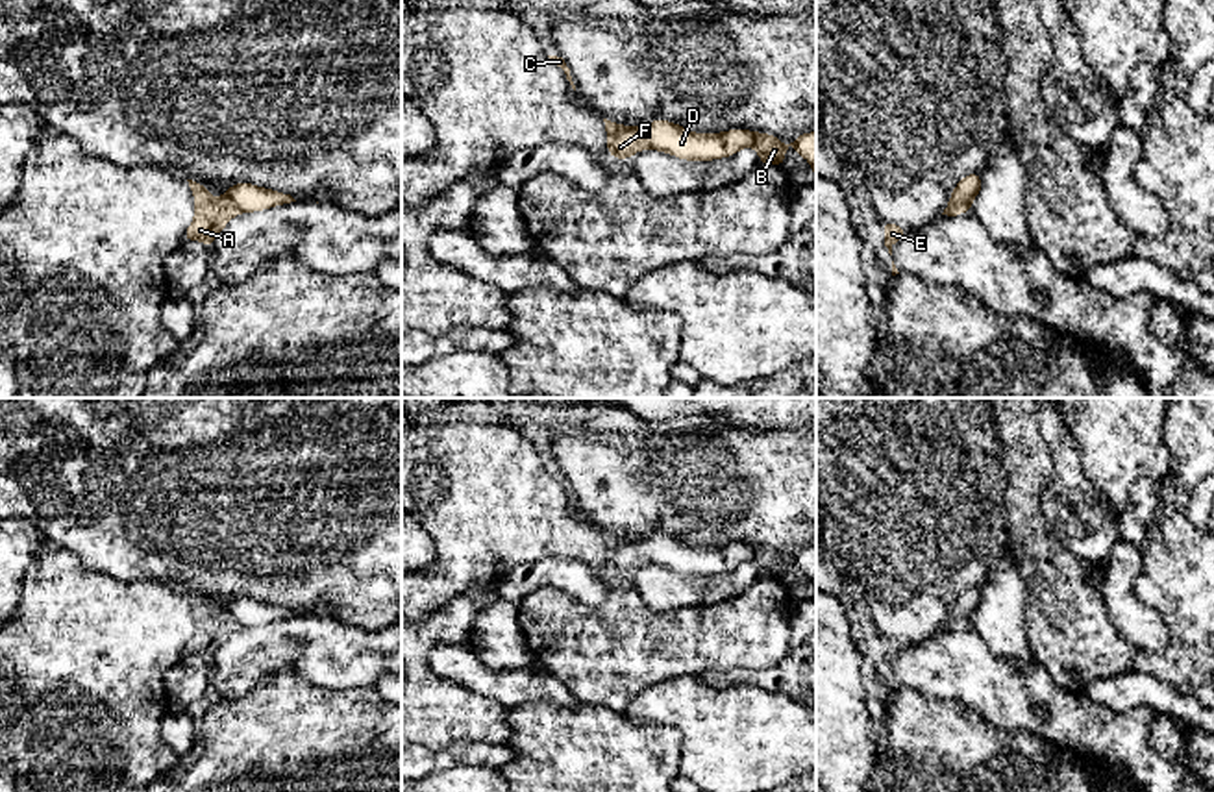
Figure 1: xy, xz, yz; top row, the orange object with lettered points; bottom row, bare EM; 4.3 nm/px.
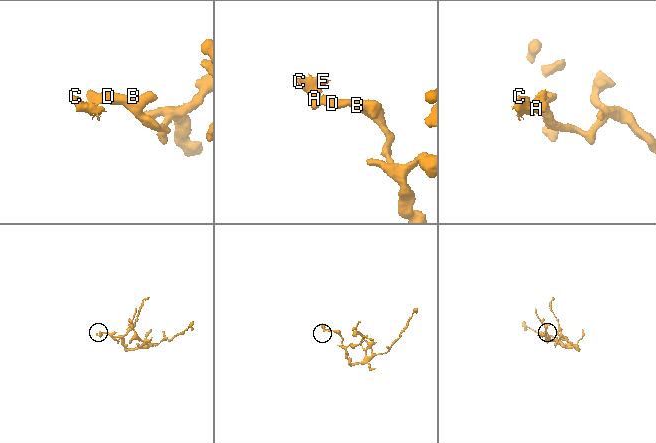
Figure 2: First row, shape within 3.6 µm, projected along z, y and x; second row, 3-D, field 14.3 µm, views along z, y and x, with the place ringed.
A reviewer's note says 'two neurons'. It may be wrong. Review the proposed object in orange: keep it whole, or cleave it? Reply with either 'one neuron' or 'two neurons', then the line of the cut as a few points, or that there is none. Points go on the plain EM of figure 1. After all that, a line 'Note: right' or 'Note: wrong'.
one neuron; cut none
Note: wrong

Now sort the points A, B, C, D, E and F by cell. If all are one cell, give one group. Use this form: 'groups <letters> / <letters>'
groups A B C D E F

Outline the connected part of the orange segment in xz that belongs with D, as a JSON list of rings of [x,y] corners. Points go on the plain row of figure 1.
[[[607,533],[603,537],[609,570],[616,574],[629,574],[633,568],[650,563],[687,575],[712,575],[751,561],[757,564],[761,579],[781,581],[787,563],[792,561],[811,577],[816,596],[816,546],[803,548],[790,559],[783,559],[775,550],[742,542],[722,548],[692,548],[668,535],[651,535],[644,540],[622,540]]]

